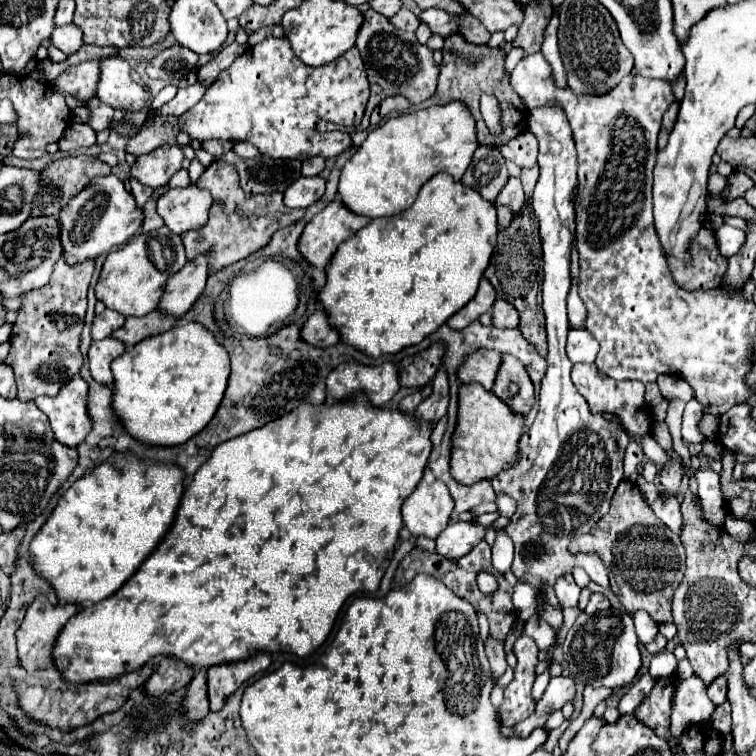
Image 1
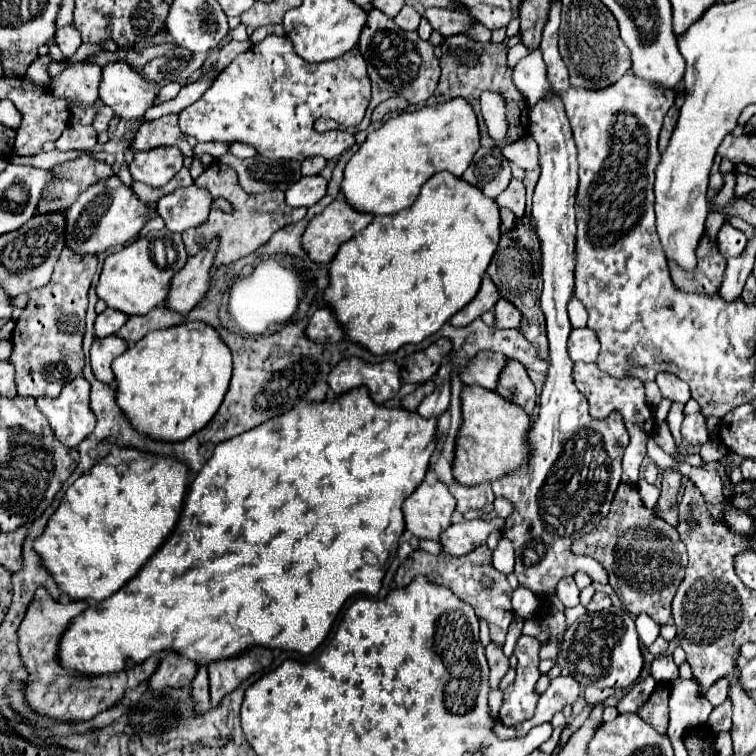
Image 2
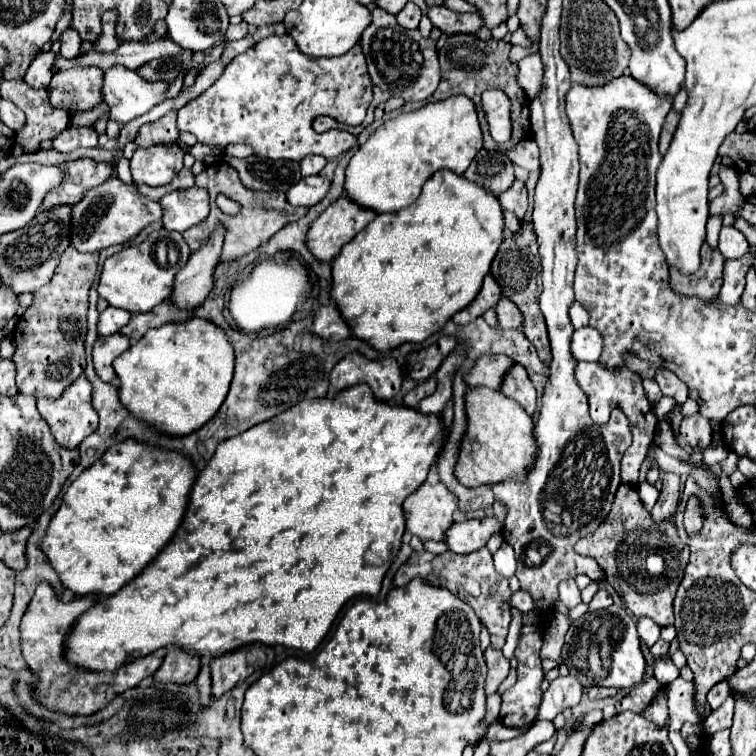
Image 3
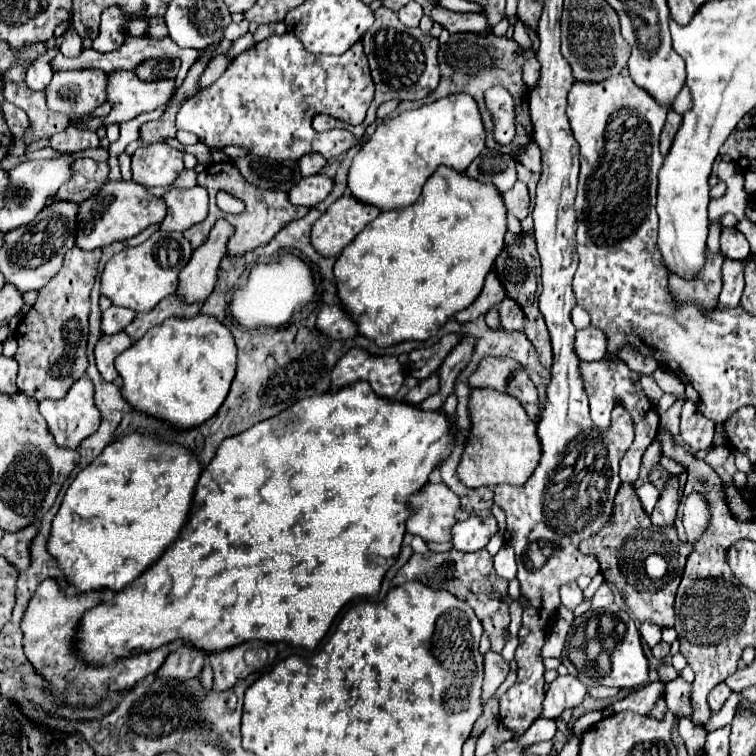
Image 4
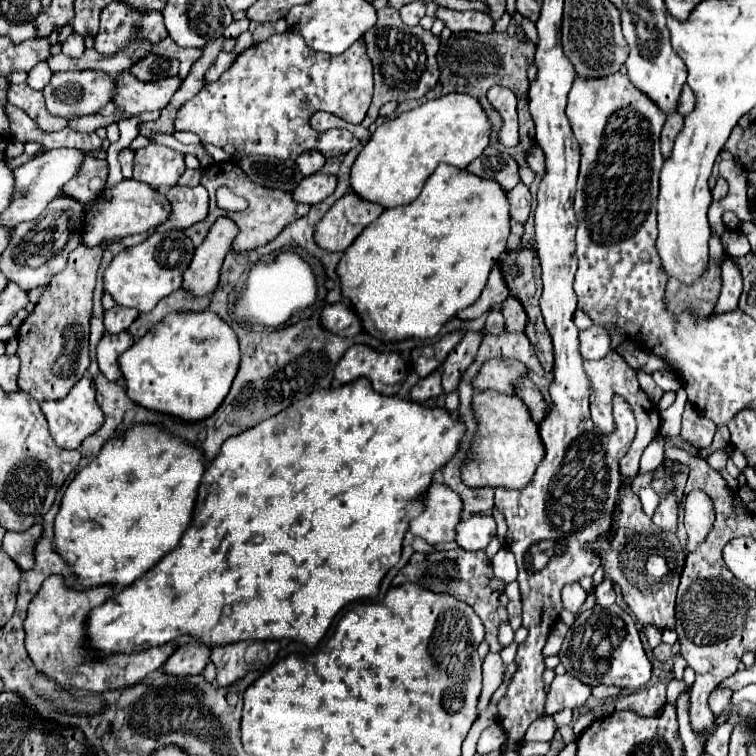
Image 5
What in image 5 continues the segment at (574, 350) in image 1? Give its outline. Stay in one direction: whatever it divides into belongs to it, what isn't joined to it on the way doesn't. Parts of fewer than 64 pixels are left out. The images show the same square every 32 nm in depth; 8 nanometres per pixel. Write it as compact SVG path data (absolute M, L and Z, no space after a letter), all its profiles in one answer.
M600 326L580 330L578 342L580 342L580 356L584 360L600 360L610 352L610 336L608 332L602 332Z

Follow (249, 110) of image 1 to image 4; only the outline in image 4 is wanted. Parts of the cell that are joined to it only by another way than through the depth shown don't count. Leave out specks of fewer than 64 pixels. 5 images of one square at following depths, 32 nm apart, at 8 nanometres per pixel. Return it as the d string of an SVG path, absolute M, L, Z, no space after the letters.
M286 32L282 36L272 34L266 40L254 44L248 52L236 56L228 64L226 72L212 86L188 98L178 110L176 126L178 130L188 130L196 134L198 140L206 146L214 148L224 148L228 144L244 146L250 150L250 154L274 160L300 160L302 156L312 152L318 152L324 158L338 158L352 146L356 146L358 138L354 138L346 130L314 132L312 118L316 114L330 114L346 124L362 124L366 110L372 102L372 96L374 96L374 82L370 78L368 60L364 56L360 42L356 42L348 52L340 56L312 56L302 48L302 44L296 40L292 32Z

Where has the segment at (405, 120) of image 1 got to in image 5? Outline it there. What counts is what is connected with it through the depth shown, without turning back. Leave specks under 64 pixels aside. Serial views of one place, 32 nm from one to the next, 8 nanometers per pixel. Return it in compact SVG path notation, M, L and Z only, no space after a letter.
M448 94L380 124L356 156L350 188L356 196L380 204L384 210L414 202L438 164L466 168L488 146L490 122L476 98Z

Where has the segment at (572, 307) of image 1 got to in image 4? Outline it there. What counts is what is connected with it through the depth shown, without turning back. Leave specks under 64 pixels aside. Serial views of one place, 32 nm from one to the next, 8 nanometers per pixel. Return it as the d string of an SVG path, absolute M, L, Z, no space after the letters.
M576 306L576 308L572 310L572 322L574 322L576 328L586 328L586 326L590 326L590 316L588 316L588 312L584 312L580 306Z

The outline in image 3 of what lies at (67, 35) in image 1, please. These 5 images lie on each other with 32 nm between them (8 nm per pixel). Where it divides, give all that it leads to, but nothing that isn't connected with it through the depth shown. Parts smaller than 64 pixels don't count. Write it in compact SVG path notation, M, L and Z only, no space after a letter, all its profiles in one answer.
M66 28L60 34L60 52L62 52L64 58L76 58L80 44L82 44L82 40L80 40L80 36L74 28Z

